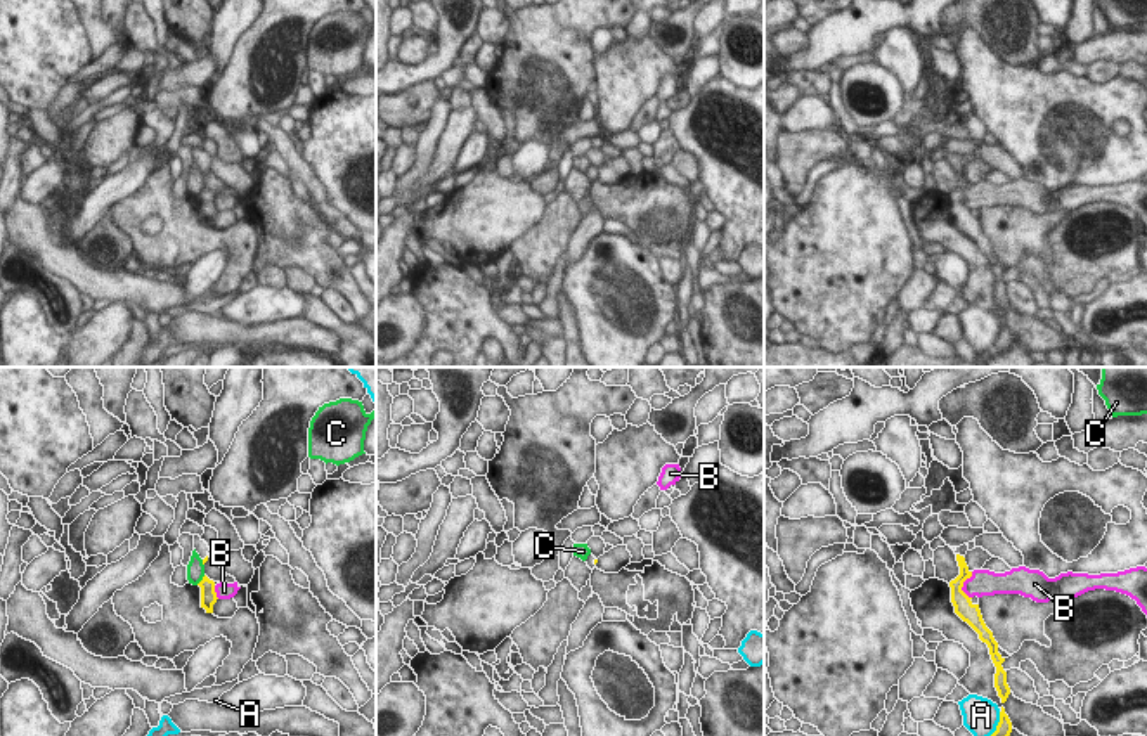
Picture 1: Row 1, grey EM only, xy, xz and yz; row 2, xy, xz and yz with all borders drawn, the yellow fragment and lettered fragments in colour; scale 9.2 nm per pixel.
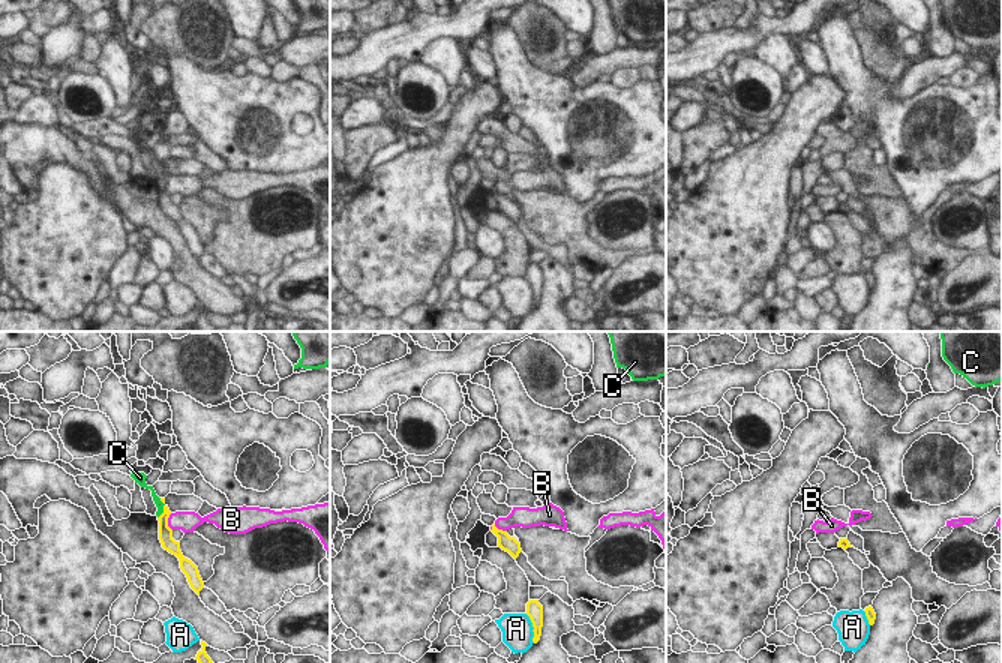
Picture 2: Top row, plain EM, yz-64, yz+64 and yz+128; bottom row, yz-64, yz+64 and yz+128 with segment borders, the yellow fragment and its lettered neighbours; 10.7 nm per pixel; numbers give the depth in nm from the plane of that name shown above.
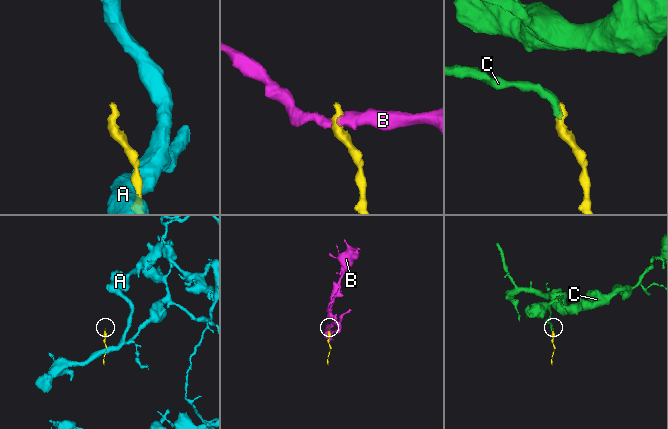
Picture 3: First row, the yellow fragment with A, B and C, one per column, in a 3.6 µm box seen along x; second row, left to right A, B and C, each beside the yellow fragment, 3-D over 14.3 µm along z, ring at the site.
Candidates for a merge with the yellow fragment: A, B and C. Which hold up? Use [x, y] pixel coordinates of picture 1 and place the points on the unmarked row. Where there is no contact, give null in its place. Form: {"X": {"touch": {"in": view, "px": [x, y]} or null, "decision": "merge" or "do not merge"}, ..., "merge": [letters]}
{"A": {"touch": {"in": "yz", "px": [998, 336]}, "decision": "do not merge"}, "B": {"touch": {"in": "yz", "px": [962, 198]}, "decision": "do not merge"}, "C": {"touch": {"in": "xy", "px": [201, 193]}, "decision": "do not merge"}, "merge": []}

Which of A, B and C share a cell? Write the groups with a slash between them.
A / B / C

